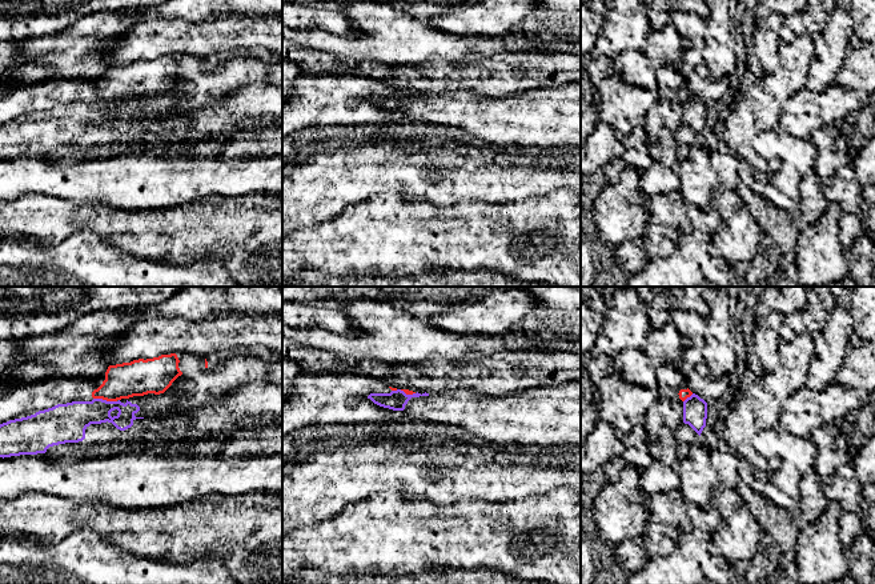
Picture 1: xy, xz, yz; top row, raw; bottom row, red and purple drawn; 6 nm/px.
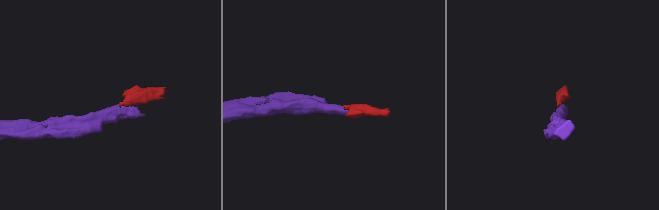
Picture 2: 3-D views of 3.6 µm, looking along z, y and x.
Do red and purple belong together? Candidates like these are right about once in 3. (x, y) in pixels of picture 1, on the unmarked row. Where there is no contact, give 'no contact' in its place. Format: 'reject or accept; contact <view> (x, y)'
reject; contact xy (105, 100)

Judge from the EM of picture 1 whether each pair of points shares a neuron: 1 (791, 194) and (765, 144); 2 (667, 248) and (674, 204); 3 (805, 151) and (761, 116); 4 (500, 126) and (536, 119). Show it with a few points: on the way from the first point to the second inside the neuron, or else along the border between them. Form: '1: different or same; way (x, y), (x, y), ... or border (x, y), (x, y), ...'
1: same; way (789, 179), (789, 160), (779, 151)
2: same; way (669, 238), (673, 215)
3: different; border (778, 128), (775, 131)
4: same; way (509, 124), (526, 123)

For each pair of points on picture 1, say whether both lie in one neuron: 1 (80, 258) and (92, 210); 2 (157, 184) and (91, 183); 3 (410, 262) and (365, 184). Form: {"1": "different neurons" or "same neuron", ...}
{"1": "different neurons", "2": "same neuron", "3": "different neurons"}

